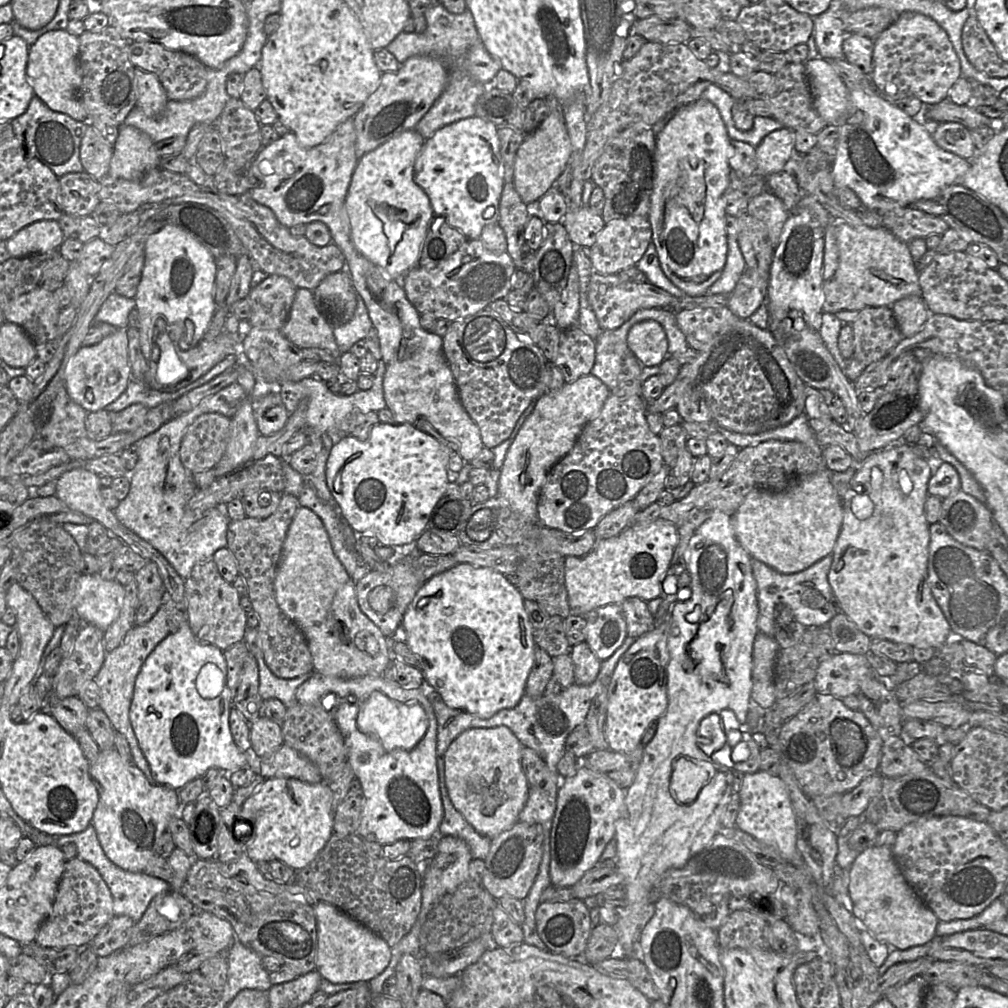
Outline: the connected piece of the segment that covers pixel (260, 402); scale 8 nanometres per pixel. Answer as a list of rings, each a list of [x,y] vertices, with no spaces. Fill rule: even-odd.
[[[270,392],[253,401],[254,416],[261,435],[280,431],[288,420],[288,411],[279,392]]]

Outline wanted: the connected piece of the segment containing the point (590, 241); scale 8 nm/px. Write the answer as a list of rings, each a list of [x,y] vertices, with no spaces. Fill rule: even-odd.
[[[581,206],[578,209],[569,207],[560,223],[564,225],[573,244],[588,247],[595,244],[598,234],[606,224],[602,216],[589,206]]]

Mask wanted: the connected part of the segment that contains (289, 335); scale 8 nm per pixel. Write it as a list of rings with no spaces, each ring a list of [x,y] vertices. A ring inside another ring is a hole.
[[[297,288],[288,319],[280,331],[289,341],[301,349],[321,348],[328,350],[335,358],[340,358],[342,355],[335,341],[333,325],[319,310],[319,305],[311,290]]]

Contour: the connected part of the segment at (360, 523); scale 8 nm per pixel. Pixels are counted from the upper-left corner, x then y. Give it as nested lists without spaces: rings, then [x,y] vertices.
[[[378,423],[366,439],[347,436],[334,444],[326,477],[341,515],[357,534],[373,533],[379,545],[413,548],[416,539],[427,529],[430,516],[449,484],[448,452],[435,437],[413,424]]]

